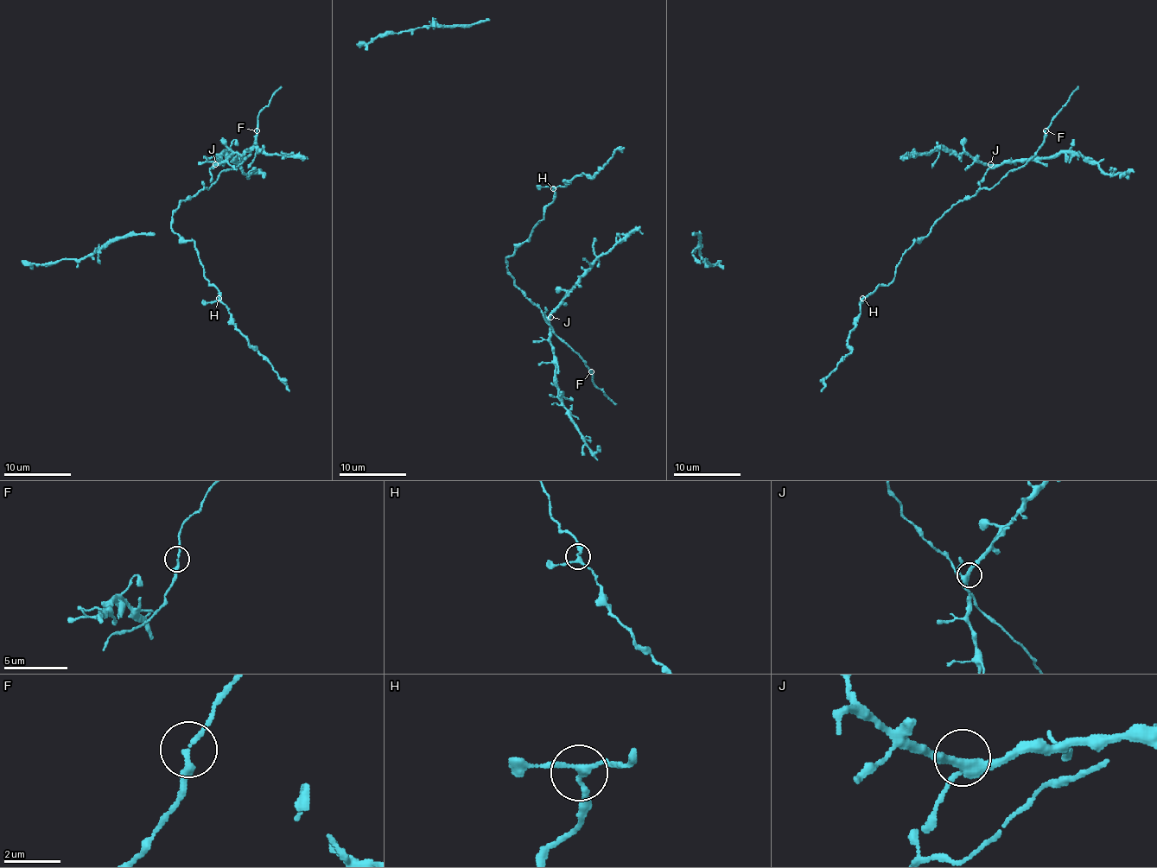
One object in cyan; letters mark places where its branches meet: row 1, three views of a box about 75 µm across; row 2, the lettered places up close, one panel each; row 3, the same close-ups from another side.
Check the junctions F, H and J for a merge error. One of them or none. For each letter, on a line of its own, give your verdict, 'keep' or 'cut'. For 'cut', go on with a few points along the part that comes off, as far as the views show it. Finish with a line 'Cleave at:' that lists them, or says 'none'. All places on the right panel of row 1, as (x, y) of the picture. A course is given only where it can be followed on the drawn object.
F: keep
H: keep
J: keep
Cleave at: none

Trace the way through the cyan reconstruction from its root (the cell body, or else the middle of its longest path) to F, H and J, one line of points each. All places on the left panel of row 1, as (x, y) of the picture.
F: (211, 285), (195, 244), (174, 231), (172, 214), (239, 164), (256, 130)
H: (211, 285), (219, 292), (219, 299)
J: (211, 285), (195, 244), (174, 231), (172, 214), (181, 201), (207, 187), (211, 169), (215, 164)

